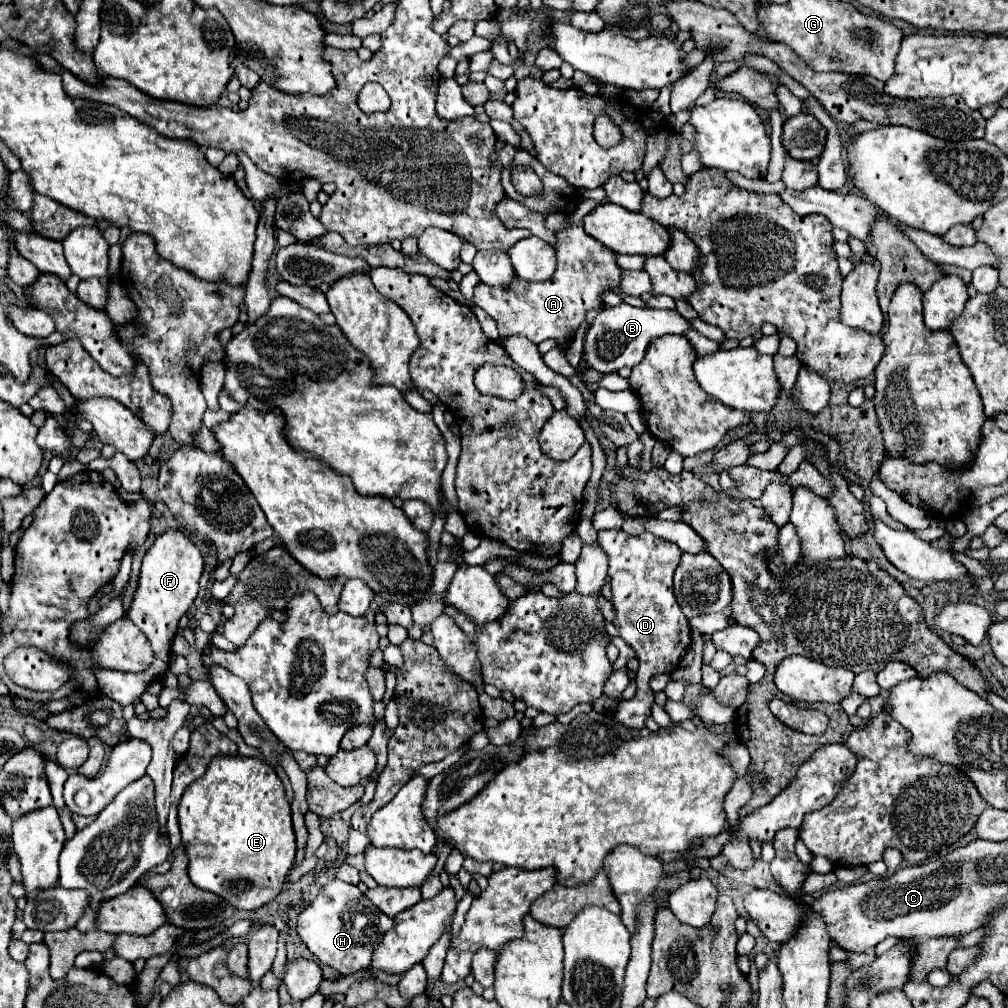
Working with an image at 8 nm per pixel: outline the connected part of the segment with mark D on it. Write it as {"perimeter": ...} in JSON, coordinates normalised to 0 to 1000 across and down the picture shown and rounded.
{"perimeter":[[[594,526],[592,538],[602,550],[604,560],[608,581],[606,599],[610,605],[608,619],[614,625],[614,631],[630,645],[634,655],[632,687],[626,694],[614,696],[608,714],[620,722],[636,724],[650,698],[644,675],[652,669],[668,669],[674,663],[680,643],[686,641],[686,623],[668,591],[668,569],[676,556],[676,546],[670,538],[658,536],[646,528],[624,532],[618,526]]]}

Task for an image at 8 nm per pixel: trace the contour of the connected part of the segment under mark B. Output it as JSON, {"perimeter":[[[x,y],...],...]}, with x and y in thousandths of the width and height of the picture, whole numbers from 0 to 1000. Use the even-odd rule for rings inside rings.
{"perimeter":[[[614,302],[608,306],[598,306],[590,317],[584,323],[582,335],[580,335],[580,357],[584,359],[584,363],[596,371],[604,371],[604,369],[612,369],[614,365],[622,363],[628,365],[632,363],[644,341],[650,335],[656,335],[660,331],[682,331],[686,325],[686,319],[680,317],[672,308],[654,308],[654,306],[628,306],[624,302]]]}

